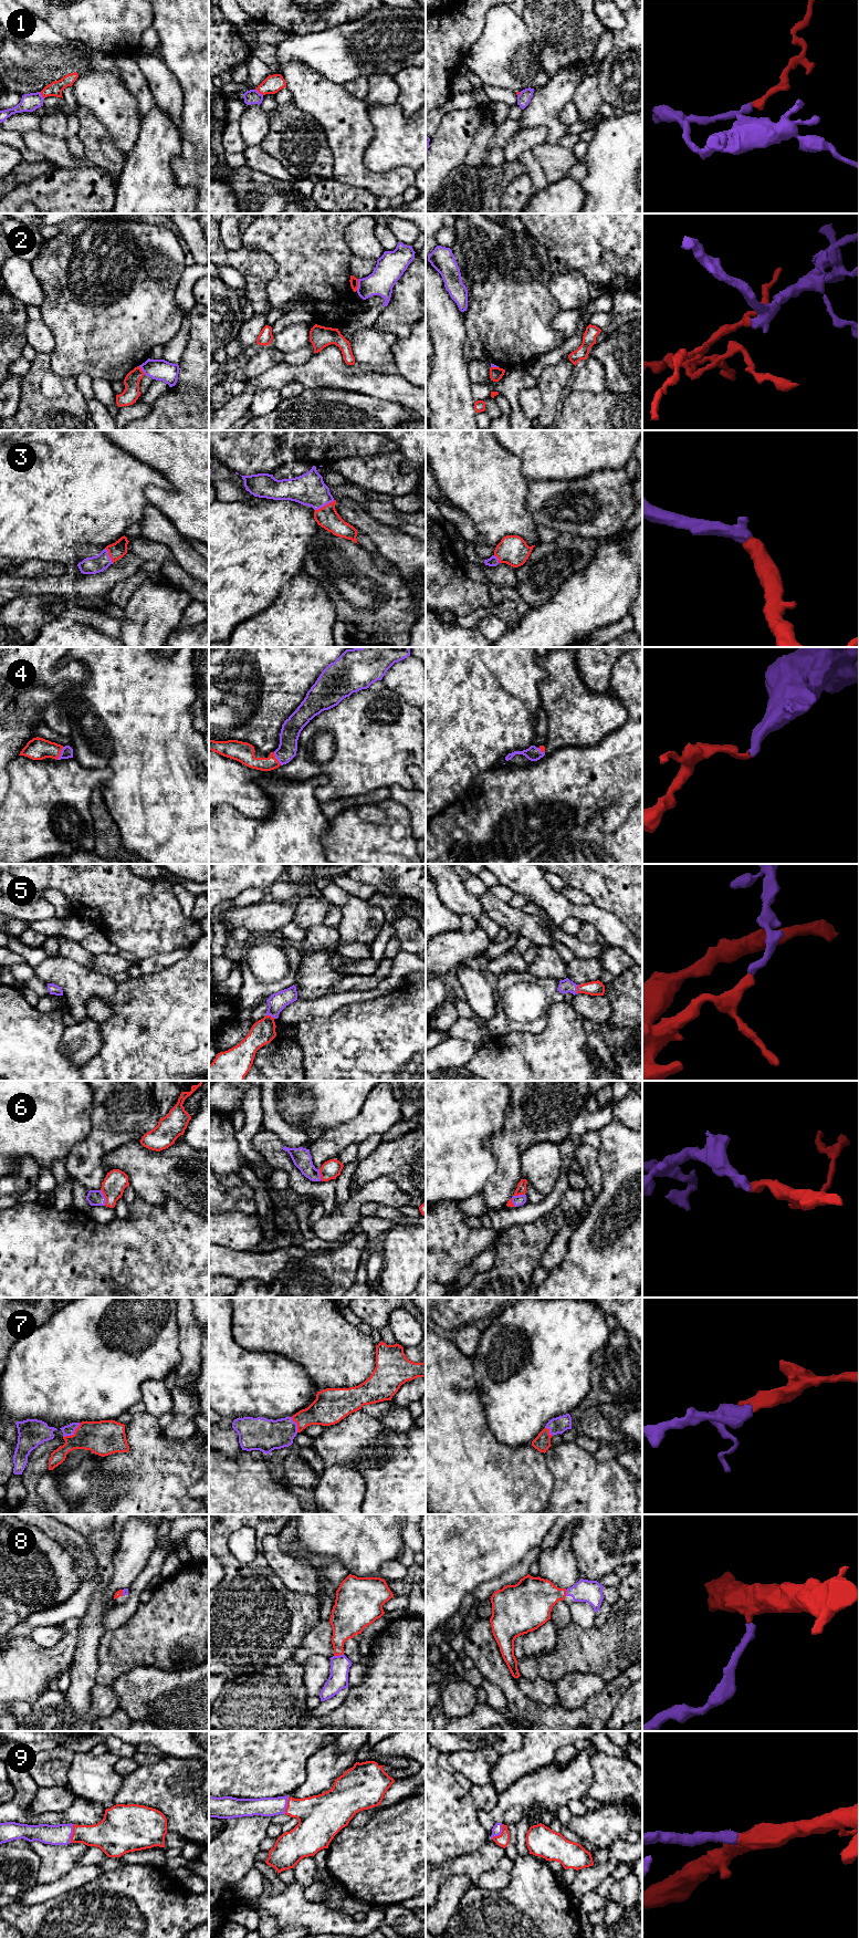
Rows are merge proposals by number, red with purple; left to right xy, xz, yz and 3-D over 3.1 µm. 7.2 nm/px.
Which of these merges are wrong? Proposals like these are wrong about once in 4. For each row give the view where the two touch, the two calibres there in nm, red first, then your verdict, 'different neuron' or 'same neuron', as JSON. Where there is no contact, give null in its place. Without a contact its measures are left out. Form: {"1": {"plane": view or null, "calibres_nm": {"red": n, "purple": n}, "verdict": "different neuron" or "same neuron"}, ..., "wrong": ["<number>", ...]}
{"1": {"plane": "xz", "calibres_nm": {"red": 140, "purple": 110}, "verdict": "different neuron"}, "2": {"plane": "xz", "calibres_nm": {"red": 60, "purple": 200}, "verdict": "different neuron"}, "3": {"plane": "xz", "calibres_nm": {"red": 160, "purple": 240}, "verdict": "same neuron"}, "4": {"plane": "xy", "calibres_nm": {"red": 160, "purple": 90}, "verdict": "same neuron"}, "5": {"plane": "xz", "calibres_nm": {"red": 180, "purple": 140}, "verdict": "same neuron"}, "6": {"plane": "xy", "calibres_nm": {"red": 160, "purple": 110}, "verdict": "same neuron"}, "7": {"plane": "xy", "calibres_nm": {"red": 260, "purple": 80}, "verdict": "same neuron"}, "8": {"plane": "xz", "calibres_nm": {"red": 220, "purple": 140}, "verdict": "same neuron"}, "9": {"plane": "yz", "calibres_nm": {"red": 90, "purple": 70}, "verdict": "same neuron"}, "wrong": ["1", "2"]}

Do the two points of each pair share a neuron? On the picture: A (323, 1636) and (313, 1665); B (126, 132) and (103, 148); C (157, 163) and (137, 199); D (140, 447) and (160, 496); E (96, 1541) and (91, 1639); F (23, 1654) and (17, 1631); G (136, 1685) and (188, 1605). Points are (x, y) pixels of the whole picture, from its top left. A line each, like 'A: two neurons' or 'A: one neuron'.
A: two neurons
B: two neurons
C: one neuron
D: one neuron
E: one neuron
F: two neurons
G: two neurons

